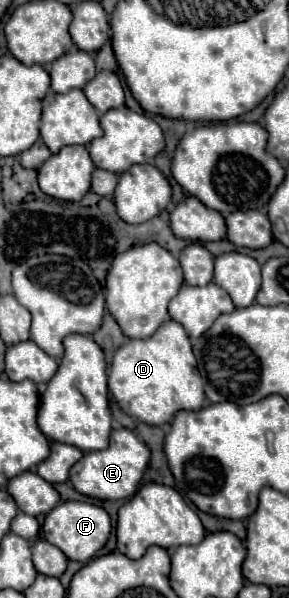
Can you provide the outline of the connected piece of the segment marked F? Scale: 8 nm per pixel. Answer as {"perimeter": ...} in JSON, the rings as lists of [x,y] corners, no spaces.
{"perimeter":[[[64,501],[58,503],[44,519],[42,531],[44,531],[44,539],[52,545],[56,545],[68,559],[74,561],[88,561],[92,559],[106,543],[108,535],[110,535],[110,517],[108,513],[92,503],[84,503],[84,501]]]}

